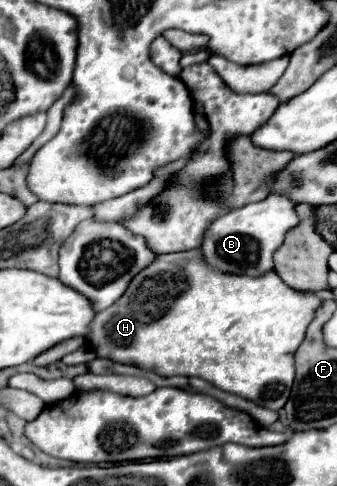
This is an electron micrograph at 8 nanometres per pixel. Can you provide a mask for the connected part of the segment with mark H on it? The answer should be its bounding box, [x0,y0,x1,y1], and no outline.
[86,250,320,410]

